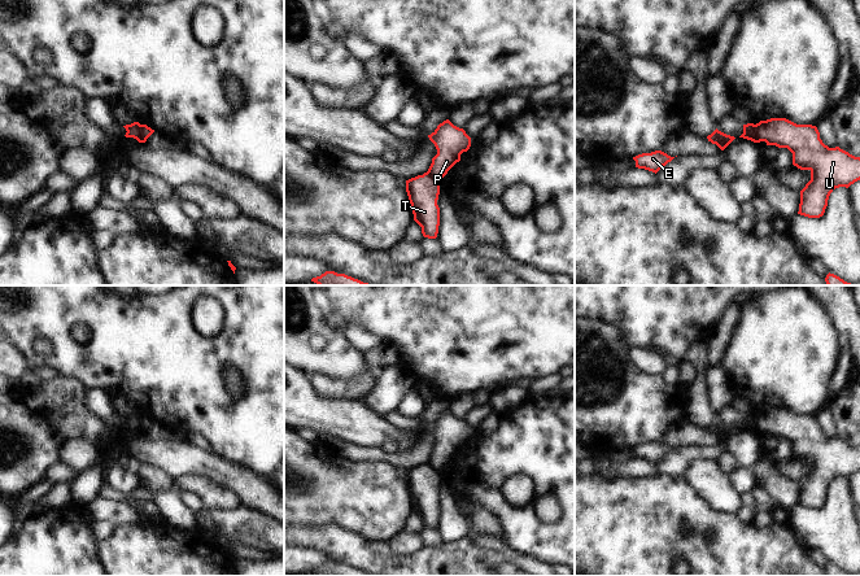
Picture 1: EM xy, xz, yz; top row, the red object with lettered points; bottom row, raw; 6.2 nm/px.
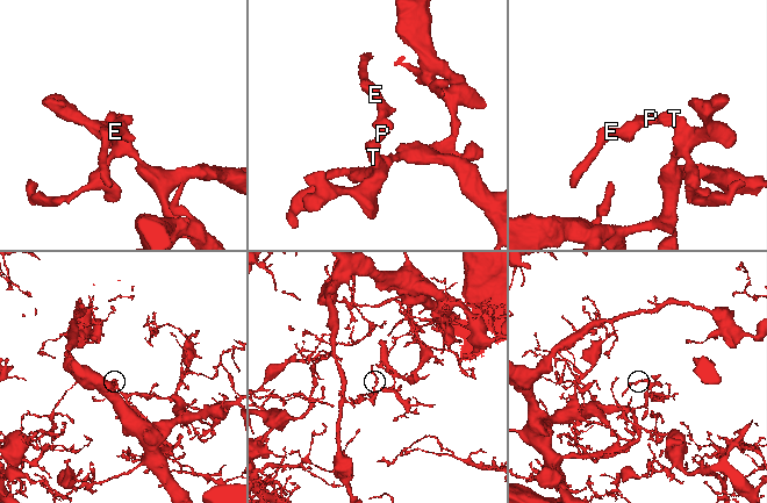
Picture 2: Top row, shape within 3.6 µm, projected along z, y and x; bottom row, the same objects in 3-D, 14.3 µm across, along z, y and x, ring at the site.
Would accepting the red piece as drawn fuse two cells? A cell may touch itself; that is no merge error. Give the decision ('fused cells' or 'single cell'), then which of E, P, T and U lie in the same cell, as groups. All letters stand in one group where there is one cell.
fused cells; E P / T U

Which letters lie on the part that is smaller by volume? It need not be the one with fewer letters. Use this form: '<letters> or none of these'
E, P

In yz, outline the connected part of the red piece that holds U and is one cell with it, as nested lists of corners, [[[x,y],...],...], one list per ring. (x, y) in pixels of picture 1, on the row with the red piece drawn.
[[[770,118],[756,123],[755,132],[758,143],[787,148],[793,153],[793,165],[811,171],[811,180],[800,191],[800,215],[822,217],[835,188],[848,188],[860,180],[860,157],[825,145],[816,126]]]

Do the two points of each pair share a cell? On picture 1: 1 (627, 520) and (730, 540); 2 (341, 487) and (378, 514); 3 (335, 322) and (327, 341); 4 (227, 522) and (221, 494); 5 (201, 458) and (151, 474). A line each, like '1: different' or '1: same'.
1: same
2: same
3: different
4: different
5: different

